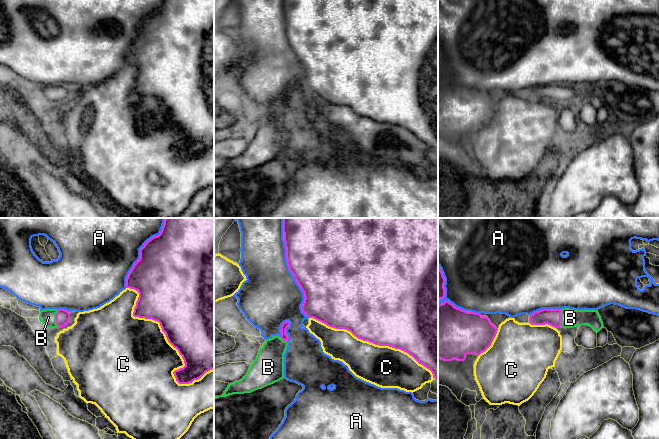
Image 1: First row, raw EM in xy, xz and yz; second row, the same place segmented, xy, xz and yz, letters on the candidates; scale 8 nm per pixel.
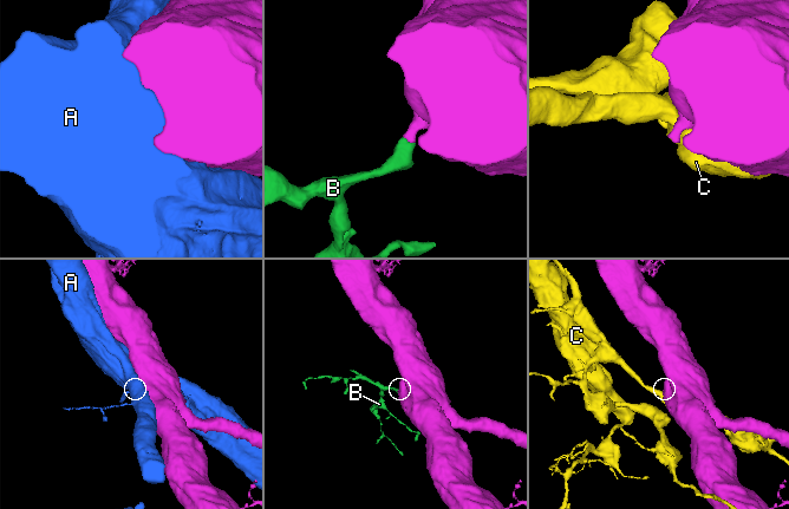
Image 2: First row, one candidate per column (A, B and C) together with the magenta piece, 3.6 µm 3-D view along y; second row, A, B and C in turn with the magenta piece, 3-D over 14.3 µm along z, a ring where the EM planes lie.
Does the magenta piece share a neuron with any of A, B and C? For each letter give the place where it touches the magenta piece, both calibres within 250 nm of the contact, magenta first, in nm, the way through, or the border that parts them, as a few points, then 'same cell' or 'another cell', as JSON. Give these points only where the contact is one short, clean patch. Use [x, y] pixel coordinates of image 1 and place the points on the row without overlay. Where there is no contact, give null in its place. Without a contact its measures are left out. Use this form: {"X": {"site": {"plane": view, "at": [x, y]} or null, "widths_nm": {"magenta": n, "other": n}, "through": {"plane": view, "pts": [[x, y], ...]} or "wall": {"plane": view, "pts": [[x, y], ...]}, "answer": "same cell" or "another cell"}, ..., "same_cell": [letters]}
{"A": {"site": {"plane": "xz", "at": [295, 55]}, "widths_nm": {"magenta": 500, "other": 480}, "answer": "another cell"}, "B": {"site": {"plane": "xy", "at": [56, 94]}, "widths_nm": {"magenta": 110, "other": 130}, "through": {"plane": "xy", "pts": [[62, 92], [56, 94], [48, 93]]}, "answer": "same cell"}, "C": {"site": {"plane": "xy", "at": [169, 118]}, "widths_nm": {"magenta": 500, "other": 500}, "answer": "another cell"}, "same_cell": ["B"]}

